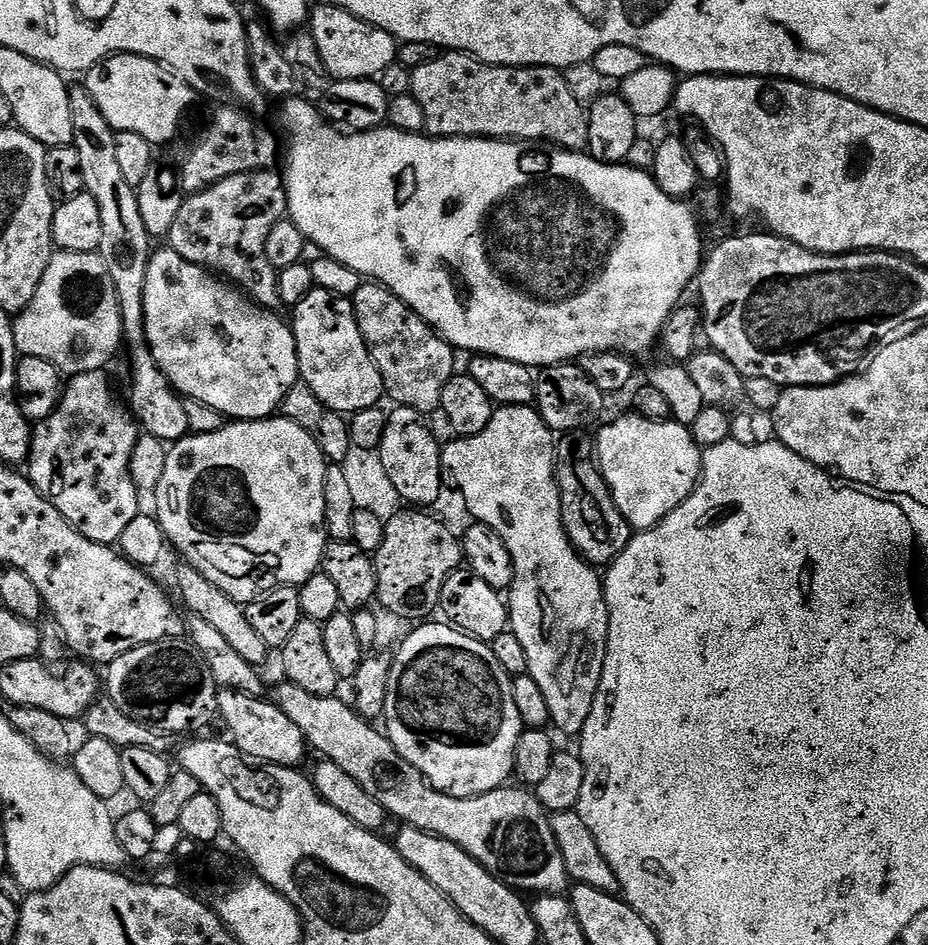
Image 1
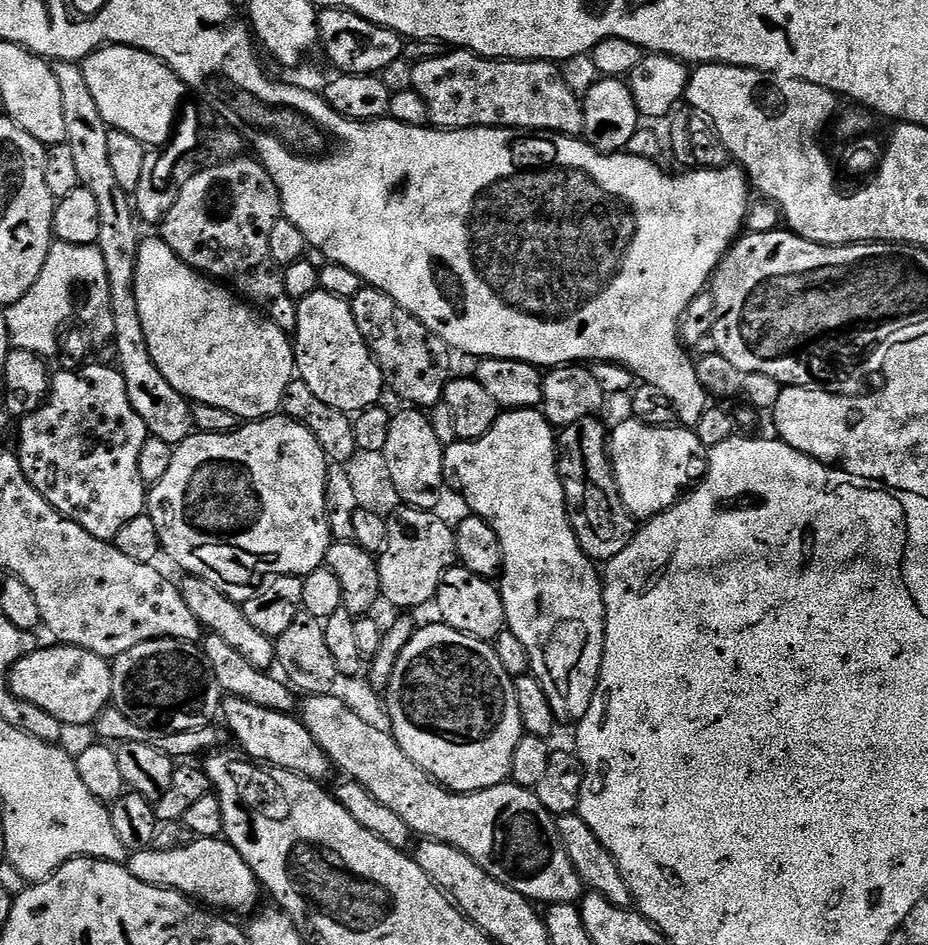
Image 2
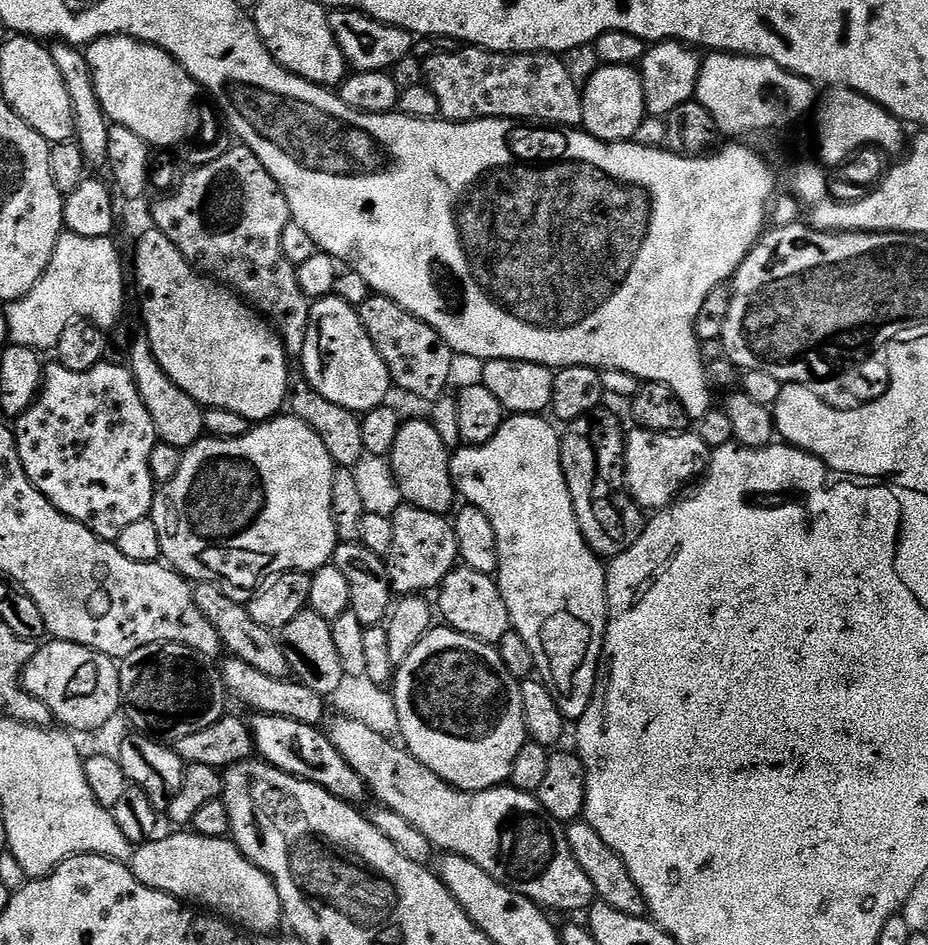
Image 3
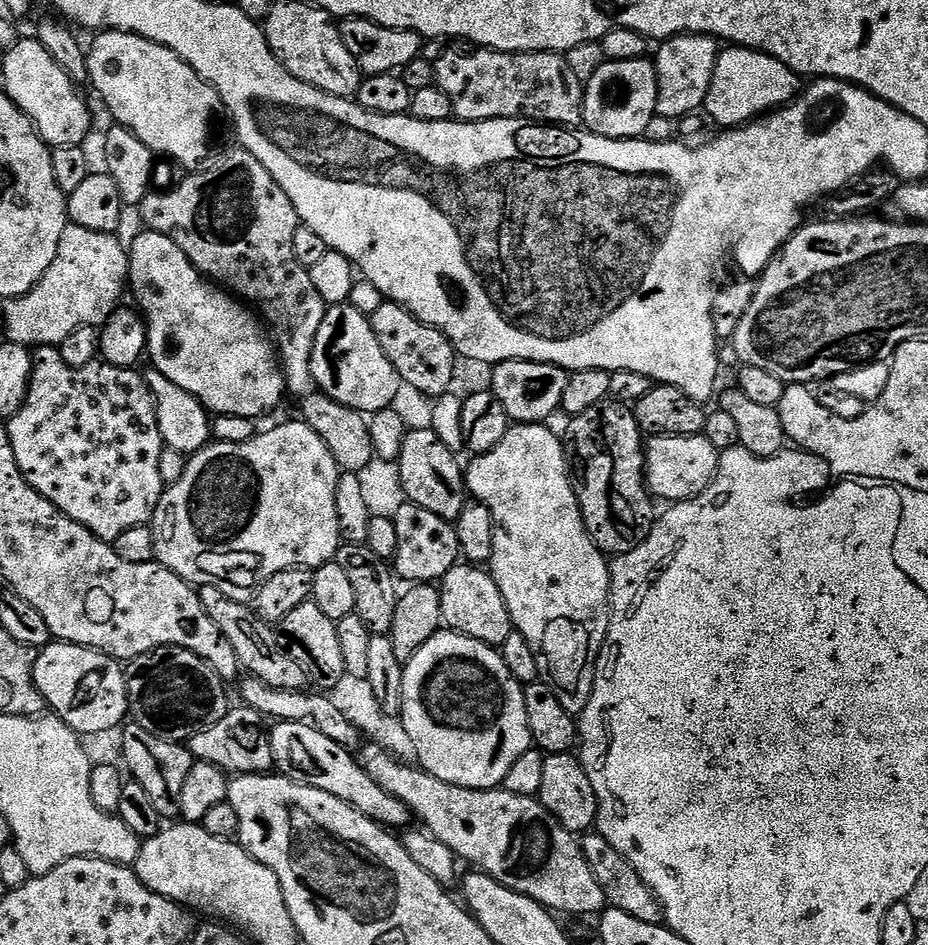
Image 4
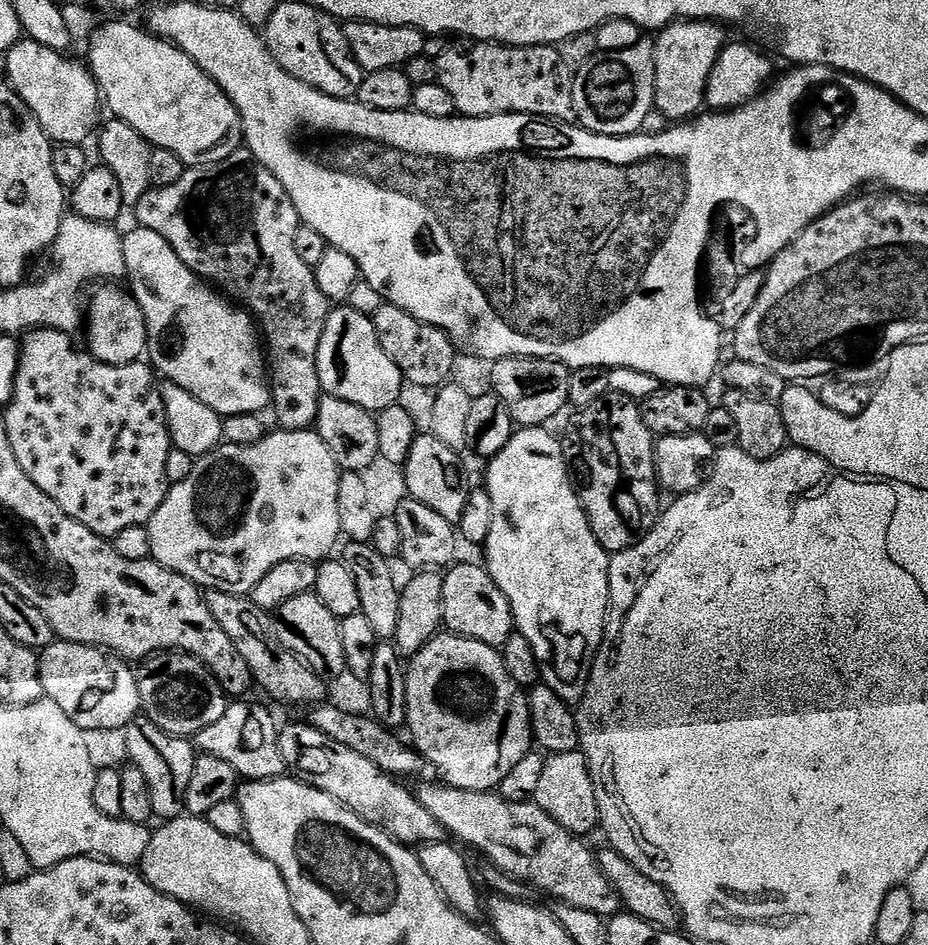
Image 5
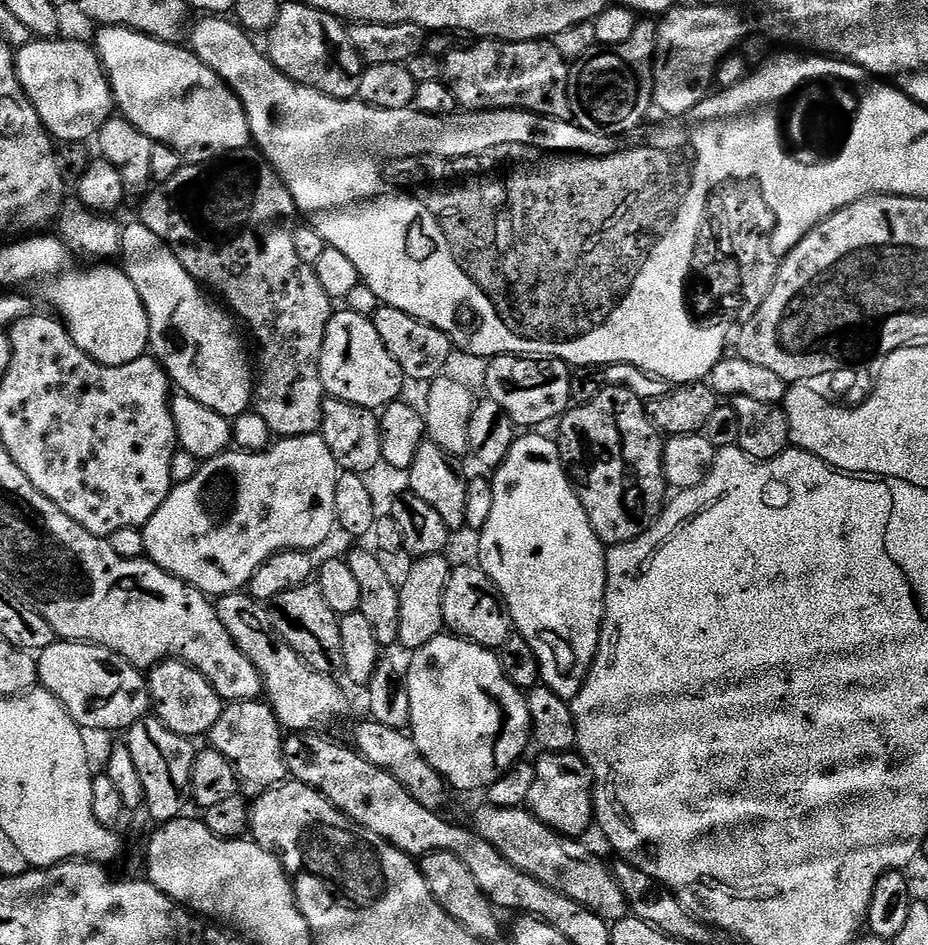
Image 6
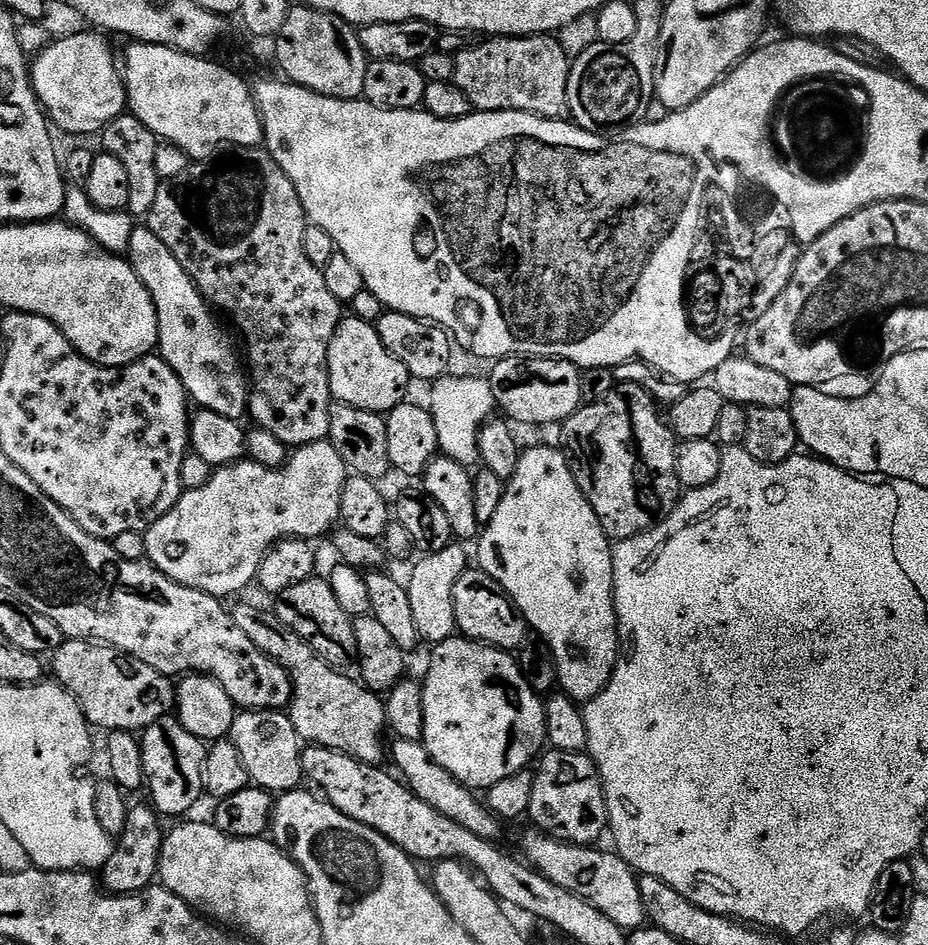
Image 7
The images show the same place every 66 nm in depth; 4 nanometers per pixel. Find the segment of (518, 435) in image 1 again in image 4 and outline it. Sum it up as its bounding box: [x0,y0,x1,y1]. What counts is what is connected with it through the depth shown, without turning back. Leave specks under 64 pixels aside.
[466,422,612,714]

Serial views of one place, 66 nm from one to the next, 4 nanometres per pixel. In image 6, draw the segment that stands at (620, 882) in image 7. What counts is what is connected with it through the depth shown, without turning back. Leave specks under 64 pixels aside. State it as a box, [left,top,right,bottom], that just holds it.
[474,807,629,922]

